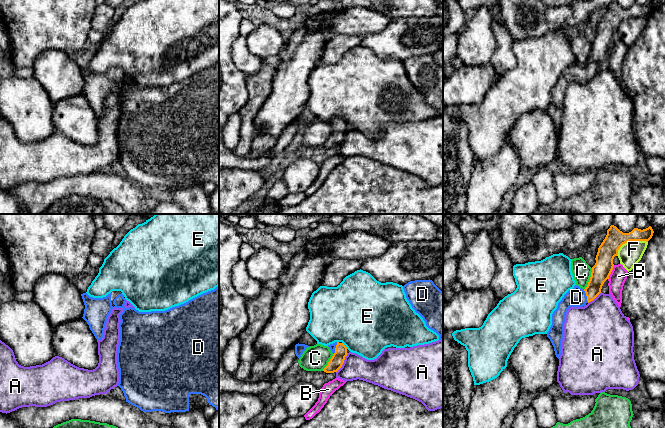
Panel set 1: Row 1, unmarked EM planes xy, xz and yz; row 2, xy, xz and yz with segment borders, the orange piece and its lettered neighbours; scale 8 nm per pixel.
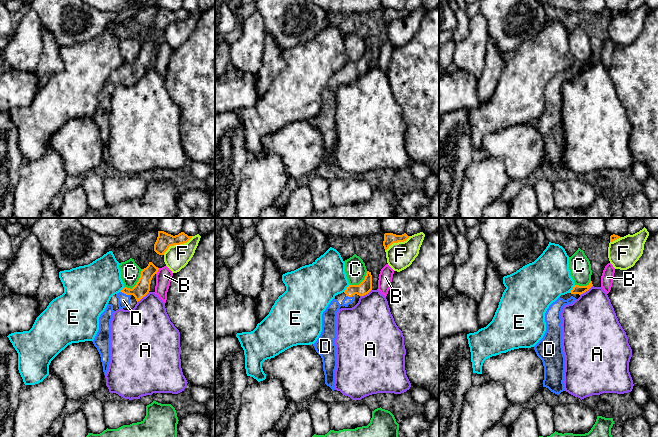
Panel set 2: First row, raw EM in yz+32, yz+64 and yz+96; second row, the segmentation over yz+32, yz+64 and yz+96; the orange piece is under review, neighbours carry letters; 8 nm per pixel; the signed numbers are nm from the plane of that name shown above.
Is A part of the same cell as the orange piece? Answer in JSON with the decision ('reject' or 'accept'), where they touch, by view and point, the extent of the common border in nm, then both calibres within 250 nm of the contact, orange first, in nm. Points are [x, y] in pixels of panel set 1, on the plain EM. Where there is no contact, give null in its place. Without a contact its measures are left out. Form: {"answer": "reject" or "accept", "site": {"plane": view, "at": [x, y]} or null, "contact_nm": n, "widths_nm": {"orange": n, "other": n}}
{"answer": "reject", "site": {"plane": "xz", "at": [343, 138]}, "contact_nm": 190, "widths_nm": {"orange": 110, "other": 190}}

